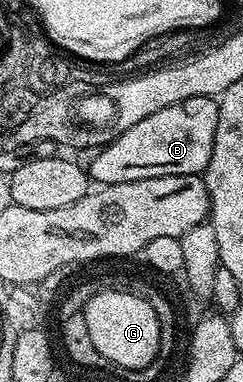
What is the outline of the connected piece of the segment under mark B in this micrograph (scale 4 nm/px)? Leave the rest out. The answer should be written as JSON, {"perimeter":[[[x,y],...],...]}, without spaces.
{"perimeter":[[[193,97],[184,103],[169,105],[145,121],[137,121],[133,129],[125,129],[121,137],[98,148],[91,159],[89,175],[96,184],[141,181],[166,175],[197,175],[207,170],[217,133],[218,102],[212,97]]]}

